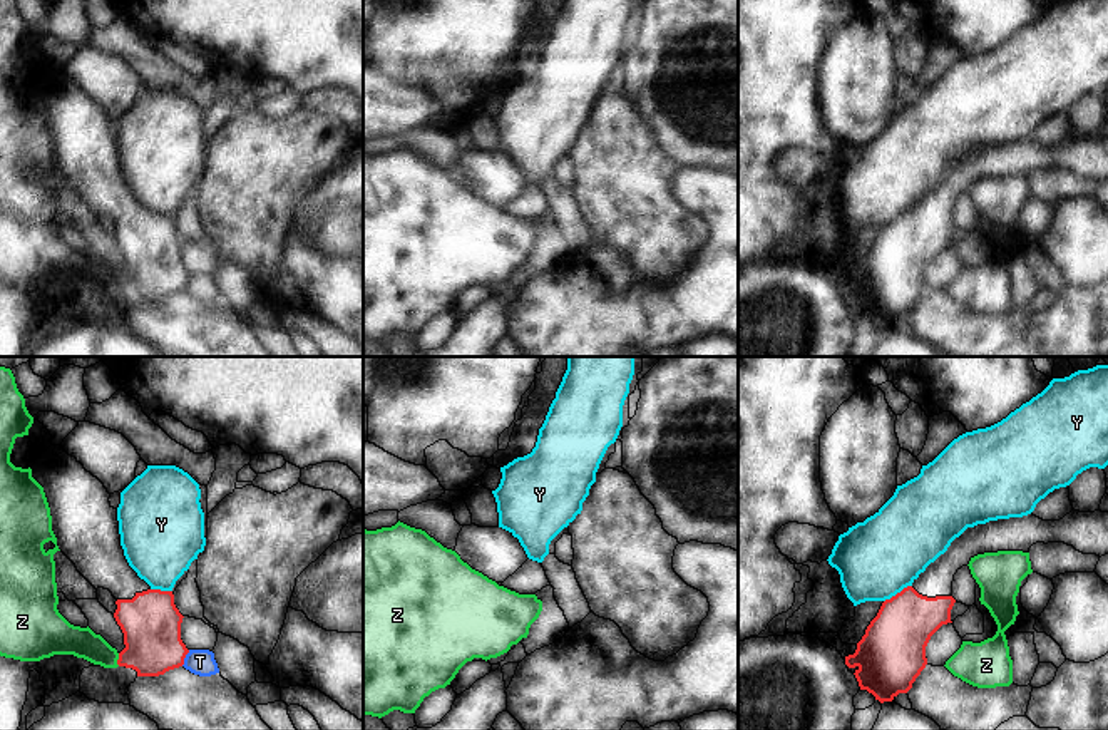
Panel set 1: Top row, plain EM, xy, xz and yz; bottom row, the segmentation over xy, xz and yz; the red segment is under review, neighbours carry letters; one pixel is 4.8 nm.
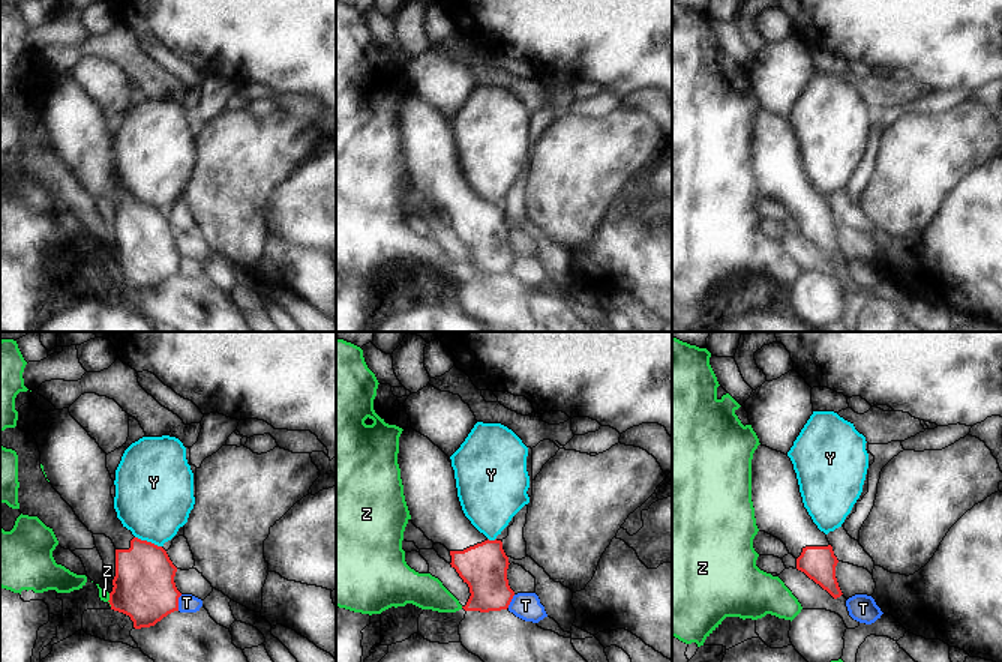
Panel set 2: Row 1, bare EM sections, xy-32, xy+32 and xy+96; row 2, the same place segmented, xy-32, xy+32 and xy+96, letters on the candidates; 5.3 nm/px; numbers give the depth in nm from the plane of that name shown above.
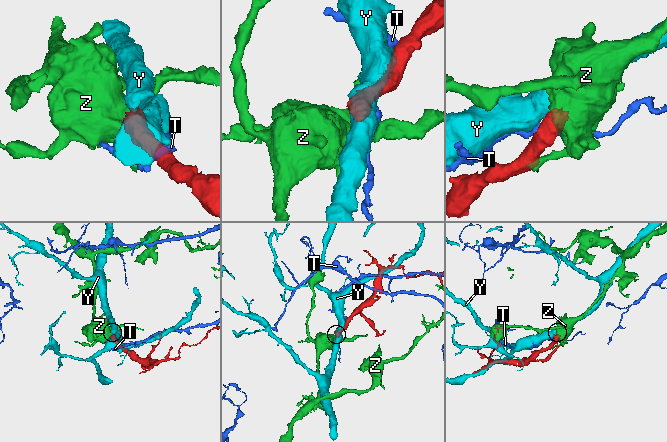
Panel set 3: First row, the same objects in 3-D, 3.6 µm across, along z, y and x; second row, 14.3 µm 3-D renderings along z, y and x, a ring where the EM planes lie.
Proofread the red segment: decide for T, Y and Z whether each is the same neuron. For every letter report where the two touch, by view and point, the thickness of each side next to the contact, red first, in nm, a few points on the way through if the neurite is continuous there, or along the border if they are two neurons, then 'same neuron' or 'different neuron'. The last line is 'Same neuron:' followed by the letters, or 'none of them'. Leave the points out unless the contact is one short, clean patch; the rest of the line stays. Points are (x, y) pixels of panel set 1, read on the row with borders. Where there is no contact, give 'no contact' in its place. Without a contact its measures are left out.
T: xy (184, 657) | 280/130 nm | along xy (189, 650), (181, 665) | different neuron
Y: yz (897, 593) | 300/380 nm | along yz (911, 585), (884, 601) | different neuron
Z: xy (117, 660) | 280/140 nm | along xy (119, 653), (117, 665) | different neuron
Same neuron: none of them

